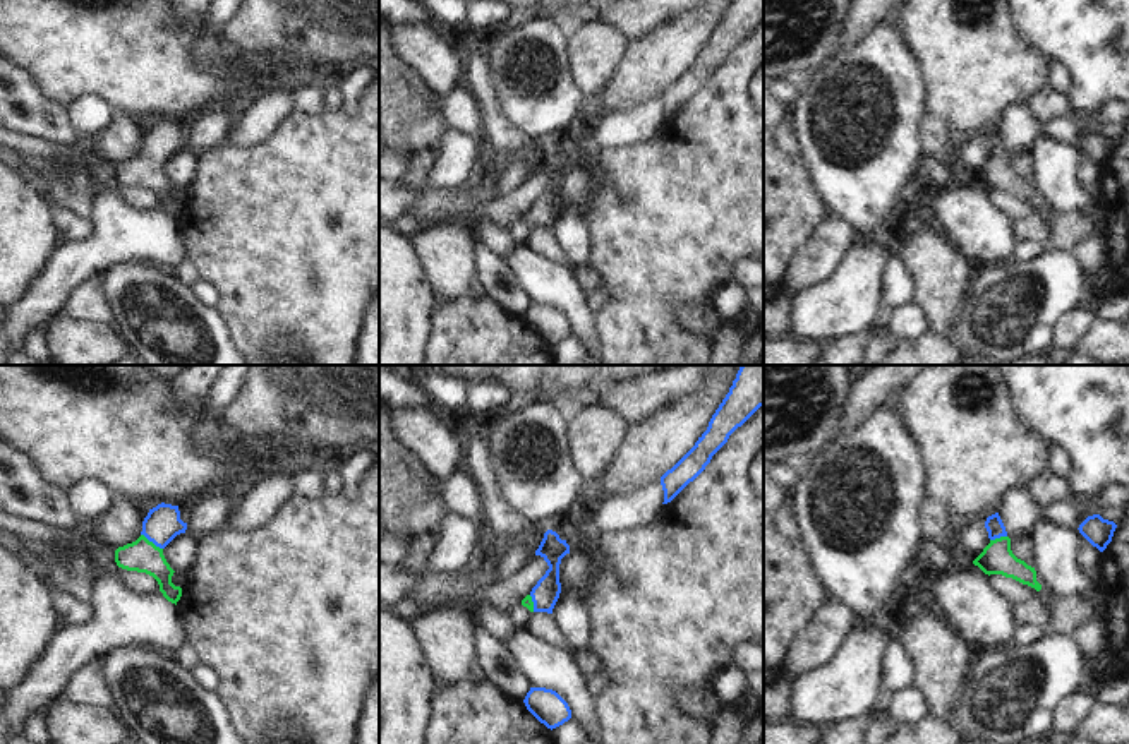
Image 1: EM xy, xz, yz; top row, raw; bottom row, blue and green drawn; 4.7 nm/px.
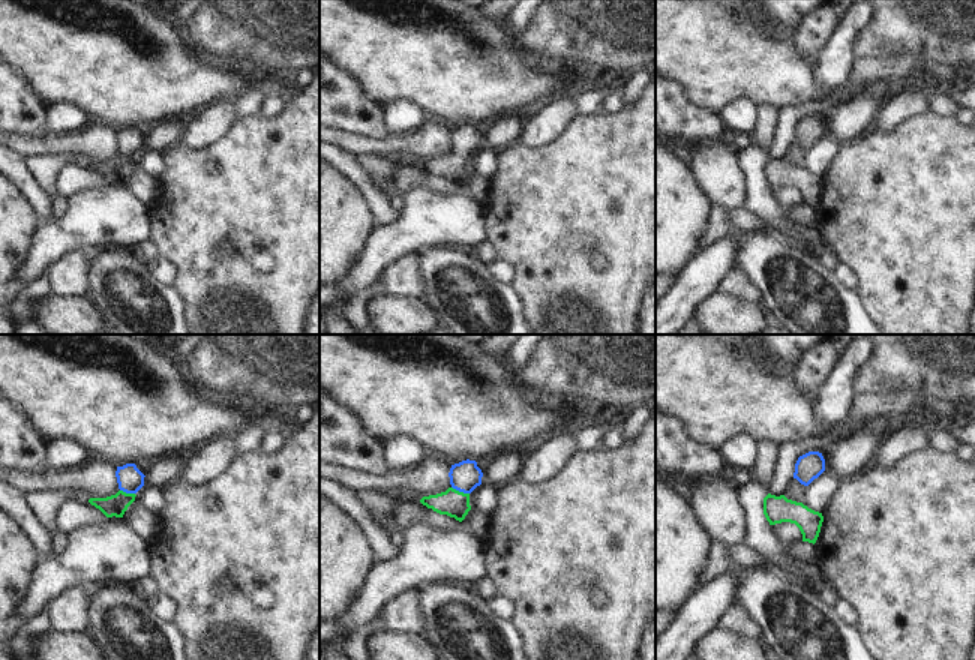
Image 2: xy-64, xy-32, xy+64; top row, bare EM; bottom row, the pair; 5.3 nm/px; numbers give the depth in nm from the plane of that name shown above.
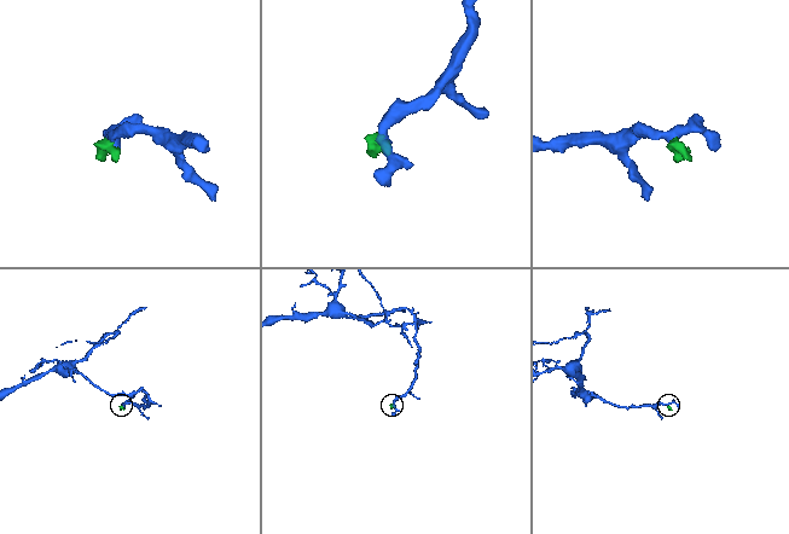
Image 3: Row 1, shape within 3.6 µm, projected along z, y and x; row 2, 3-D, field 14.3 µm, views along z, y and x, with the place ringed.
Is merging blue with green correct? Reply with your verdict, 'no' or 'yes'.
yes

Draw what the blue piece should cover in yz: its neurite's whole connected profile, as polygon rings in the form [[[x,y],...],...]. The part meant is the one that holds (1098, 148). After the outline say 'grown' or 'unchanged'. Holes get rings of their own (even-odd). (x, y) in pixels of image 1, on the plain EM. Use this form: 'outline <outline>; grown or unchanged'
outline [[[1100,130],[1088,132],[1079,141],[1079,149],[1100,168],[1107,165],[1112,158],[1117,141],[1114,137],[1103,135]]]; unchanged

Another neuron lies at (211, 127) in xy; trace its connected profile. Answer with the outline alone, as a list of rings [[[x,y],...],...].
[[[223,105],[204,108],[190,125],[185,149],[201,156],[206,151],[221,146],[230,135],[232,127],[233,123],[223,110]]]

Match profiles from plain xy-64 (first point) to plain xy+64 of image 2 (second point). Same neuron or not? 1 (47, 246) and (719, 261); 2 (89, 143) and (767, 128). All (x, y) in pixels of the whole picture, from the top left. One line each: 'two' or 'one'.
1: one
2: one

